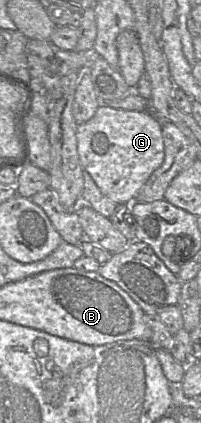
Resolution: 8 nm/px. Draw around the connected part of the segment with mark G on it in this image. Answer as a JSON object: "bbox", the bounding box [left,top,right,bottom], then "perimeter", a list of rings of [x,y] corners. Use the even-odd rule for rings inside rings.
{"bbox":[76,105,164,204],"perimeter":[[[100,105],[94,116],[76,129],[80,163],[102,194],[115,204],[131,204],[142,186],[164,161],[162,121],[152,111],[128,111]]]}

